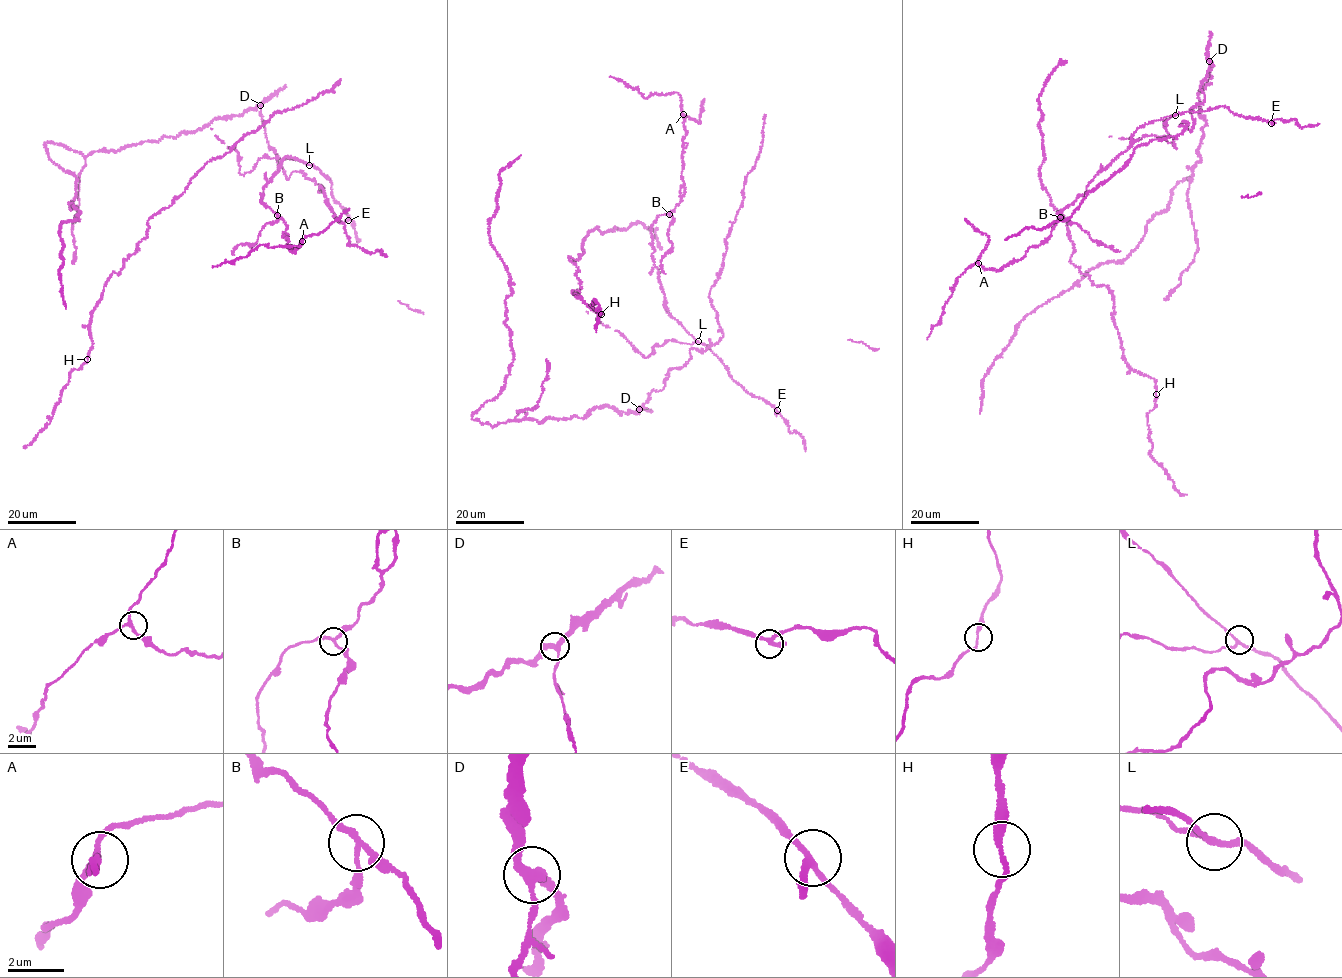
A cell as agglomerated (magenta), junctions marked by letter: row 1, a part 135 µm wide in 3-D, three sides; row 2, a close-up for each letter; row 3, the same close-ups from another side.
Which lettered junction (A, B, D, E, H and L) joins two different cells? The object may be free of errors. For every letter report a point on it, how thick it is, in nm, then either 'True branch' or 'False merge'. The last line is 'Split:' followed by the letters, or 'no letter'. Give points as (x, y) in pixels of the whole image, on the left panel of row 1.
A: Place: (302, 241). Thickness 180 nm. True branch
B: Place: (277, 215). Thickness 190 nm. False merge
D: Place: (260, 105). Thickness 280 nm. True branch
E: Place: (348, 220). Thickness 220 nm. True branch
H: Place: (87, 359). Thickness 190 nm. True branch
L: Place: (309, 165). Thickness 180 nm. True branch
Split: B

